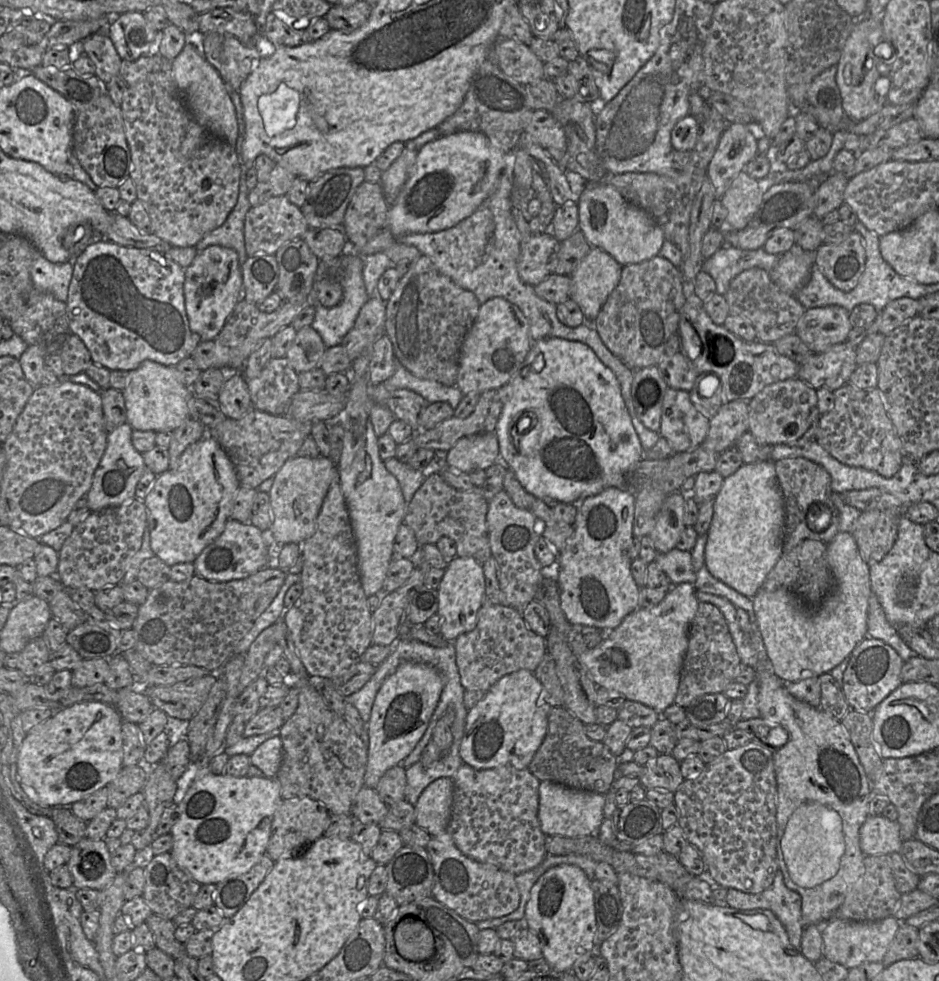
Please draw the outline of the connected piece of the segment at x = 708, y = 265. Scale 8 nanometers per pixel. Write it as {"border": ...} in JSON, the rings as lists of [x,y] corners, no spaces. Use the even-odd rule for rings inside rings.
{"border":[[[723,245],[711,257],[705,259],[702,270],[708,273],[716,283],[716,293],[725,295],[732,279],[741,272],[759,267],[771,272],[780,255],[769,254],[766,250],[742,250],[730,245]]]}

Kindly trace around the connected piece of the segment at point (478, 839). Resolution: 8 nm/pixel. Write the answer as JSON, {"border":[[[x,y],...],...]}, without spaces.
{"border":[[[462,763],[451,779],[454,782],[453,804],[446,832],[464,855],[515,875],[542,863],[548,853],[545,848],[546,835],[541,830],[538,819],[541,781],[528,768],[516,770],[512,767],[499,767],[477,770]]]}

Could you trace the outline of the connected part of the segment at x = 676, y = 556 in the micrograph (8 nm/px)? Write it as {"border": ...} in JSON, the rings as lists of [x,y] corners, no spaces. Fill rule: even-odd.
{"border":[[[677,547],[667,553],[658,553],[655,561],[669,577],[673,585],[695,583],[697,573],[692,564],[692,553],[681,551]]]}

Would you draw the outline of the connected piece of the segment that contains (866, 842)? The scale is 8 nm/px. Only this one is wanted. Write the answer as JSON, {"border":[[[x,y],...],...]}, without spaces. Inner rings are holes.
{"border":[[[882,815],[868,816],[859,831],[860,848],[865,856],[899,853],[903,844],[900,825]]]}

